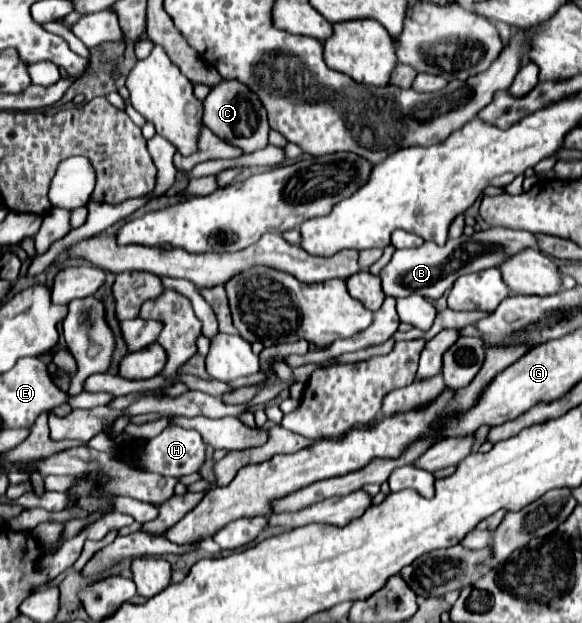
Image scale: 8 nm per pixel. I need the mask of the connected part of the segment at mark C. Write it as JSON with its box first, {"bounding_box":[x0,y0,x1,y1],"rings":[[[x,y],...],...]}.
{"bounding_box":[204,80,270,154],"rings":[[[222,80],[210,90],[208,98],[204,100],[204,126],[210,128],[220,140],[238,146],[244,154],[250,154],[268,144],[270,126],[264,106],[258,104],[258,98],[254,98],[246,86],[234,80]]]}

